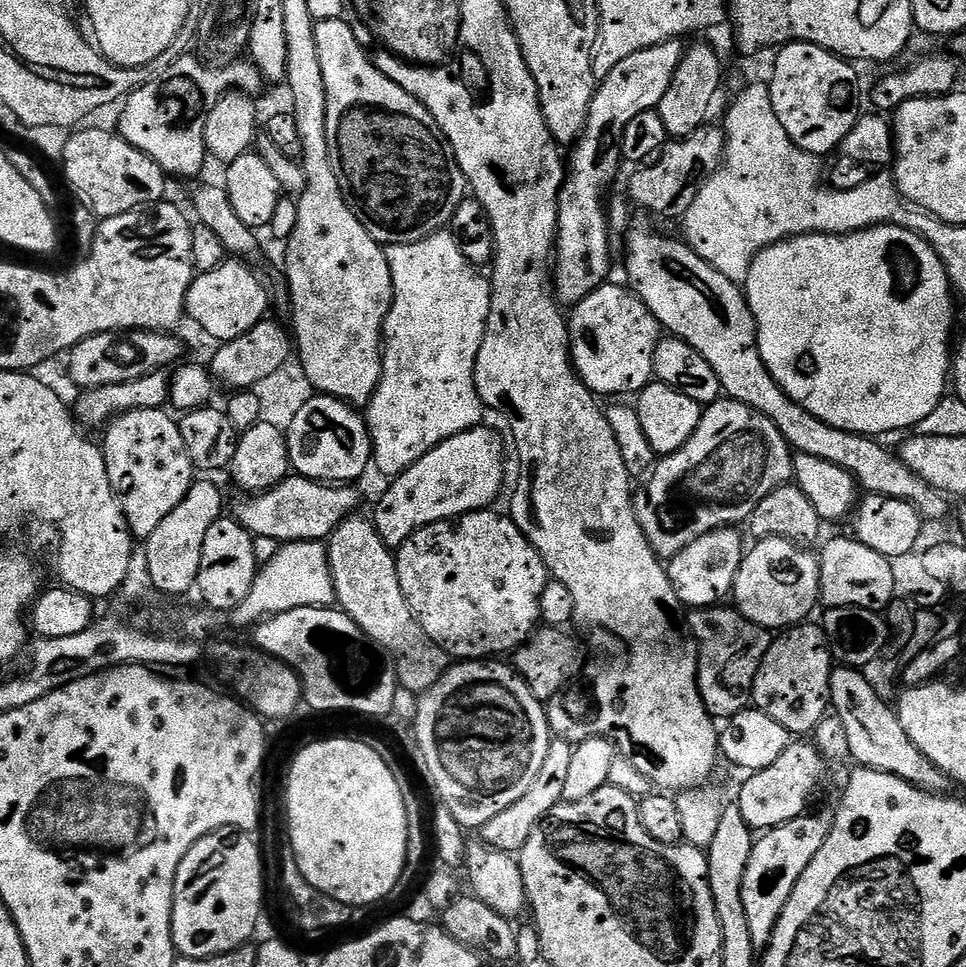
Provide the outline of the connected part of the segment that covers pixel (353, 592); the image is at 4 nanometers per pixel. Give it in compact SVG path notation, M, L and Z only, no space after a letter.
M353 514L342 521L326 541L328 565L336 591L336 604L352 619L383 655L396 674L396 683L413 694L430 690L450 667L450 657L416 624L398 582L393 549L382 542L375 523Z

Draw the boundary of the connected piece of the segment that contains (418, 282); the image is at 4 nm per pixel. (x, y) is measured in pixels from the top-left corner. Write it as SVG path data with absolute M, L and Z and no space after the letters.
M441 230L422 238L418 242L409 244L389 244L386 251L388 253L388 265L390 266L390 278L392 279L392 305L388 311L388 316L384 320L384 330L382 333L382 359L380 362L380 381L374 390L372 399L366 405L366 423L368 425L368 436L372 440L371 463L382 475L387 478L395 478L402 475L418 458L425 456L434 446L441 444L446 438L450 438L459 432L465 432L471 428L481 427L485 423L484 415L486 409L480 400L480 395L474 382L474 370L476 369L476 359L478 350L484 341L486 326L490 318L490 306L492 305L492 286L487 279L479 276L477 269L470 264L459 250L458 242L451 231Z

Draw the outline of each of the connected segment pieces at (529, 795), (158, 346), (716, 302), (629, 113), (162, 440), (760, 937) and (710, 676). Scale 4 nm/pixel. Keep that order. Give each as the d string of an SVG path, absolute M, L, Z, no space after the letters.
M553 739L550 750L546 750L546 759L542 762L542 767L538 769L534 782L527 788L526 794L522 794L522 798L518 798L514 806L506 806L502 814L490 818L490 822L483 824L478 830L479 839L485 844L494 846L494 850L519 854L522 846L526 844L526 838L530 838L534 826L539 824L550 810L554 810L556 804L564 800L566 770L570 767L572 750L573 745L567 740Z
M99 332L78 342L66 353L68 376L80 390L118 386L152 372L171 369L185 359L184 344L178 337L163 332Z
M631 232L627 233L628 253L624 256L631 291L646 305L650 314L654 314L665 333L694 346L694 350L710 362L727 399L742 402L770 418L793 453L810 454L810 458L822 458L822 462L842 466L865 493L905 500L916 507L925 521L943 521L947 517L949 497L922 482L922 478L918 478L918 474L914 474L893 449L891 452L883 448L879 439L838 430L814 418L810 410L802 410L794 398L780 389L760 357L756 323L741 285L730 282L726 274L718 274L718 270L698 258L683 239L671 240L656 232Z
M679 39L667 40L662 42L658 46L653 48L647 48L646 50L638 50L634 54L630 54L630 58L622 58L622 62L618 62L618 66L614 66L614 70L610 70L610 74L606 74L596 85L596 93L592 96L592 101L588 107L588 113L586 114L586 120L584 122L584 129L580 131L580 137L576 139L575 144L571 145L569 154L566 156L566 172L567 175L564 177L564 184L560 187L560 205L559 215L556 218L556 242L554 245L554 296L561 305L564 306L575 306L580 303L581 300L585 300L594 289L600 287L601 284L605 283L609 279L608 267L612 264L612 244L608 241L610 237L609 227L609 213L604 210L604 204L600 199L604 196L604 191L612 184L612 179L616 176L616 171L619 170L620 164L622 165L622 157L620 155L620 135L622 130L626 126L626 122L630 122L630 118L635 118L637 114L643 112L650 112L655 110L658 105L662 102L662 94L666 94L666 90L670 88L670 82L672 81L673 75L676 73L678 62L681 57L684 56L685 45L681 43Z
M133 408L130 412L122 412L107 425L108 433L102 439L108 485L124 512L129 532L136 538L154 534L154 530L158 530L158 522L162 522L162 518L166 518L166 514L178 506L194 482L194 469L184 449L179 423L171 420L166 413L164 408Z
M805 814L796 820L769 828L760 841L751 845L746 866L746 878L742 878L742 907L746 910L746 923L750 925L750 942L758 950L767 948L772 941L778 918L806 866L822 850L828 837L830 824L827 819Z
M732 606L698 608L687 614L687 631L698 649L700 665L696 681L702 702L712 717L732 717L749 707L758 666L762 666L762 658L772 645L773 637L769 629L759 628Z

